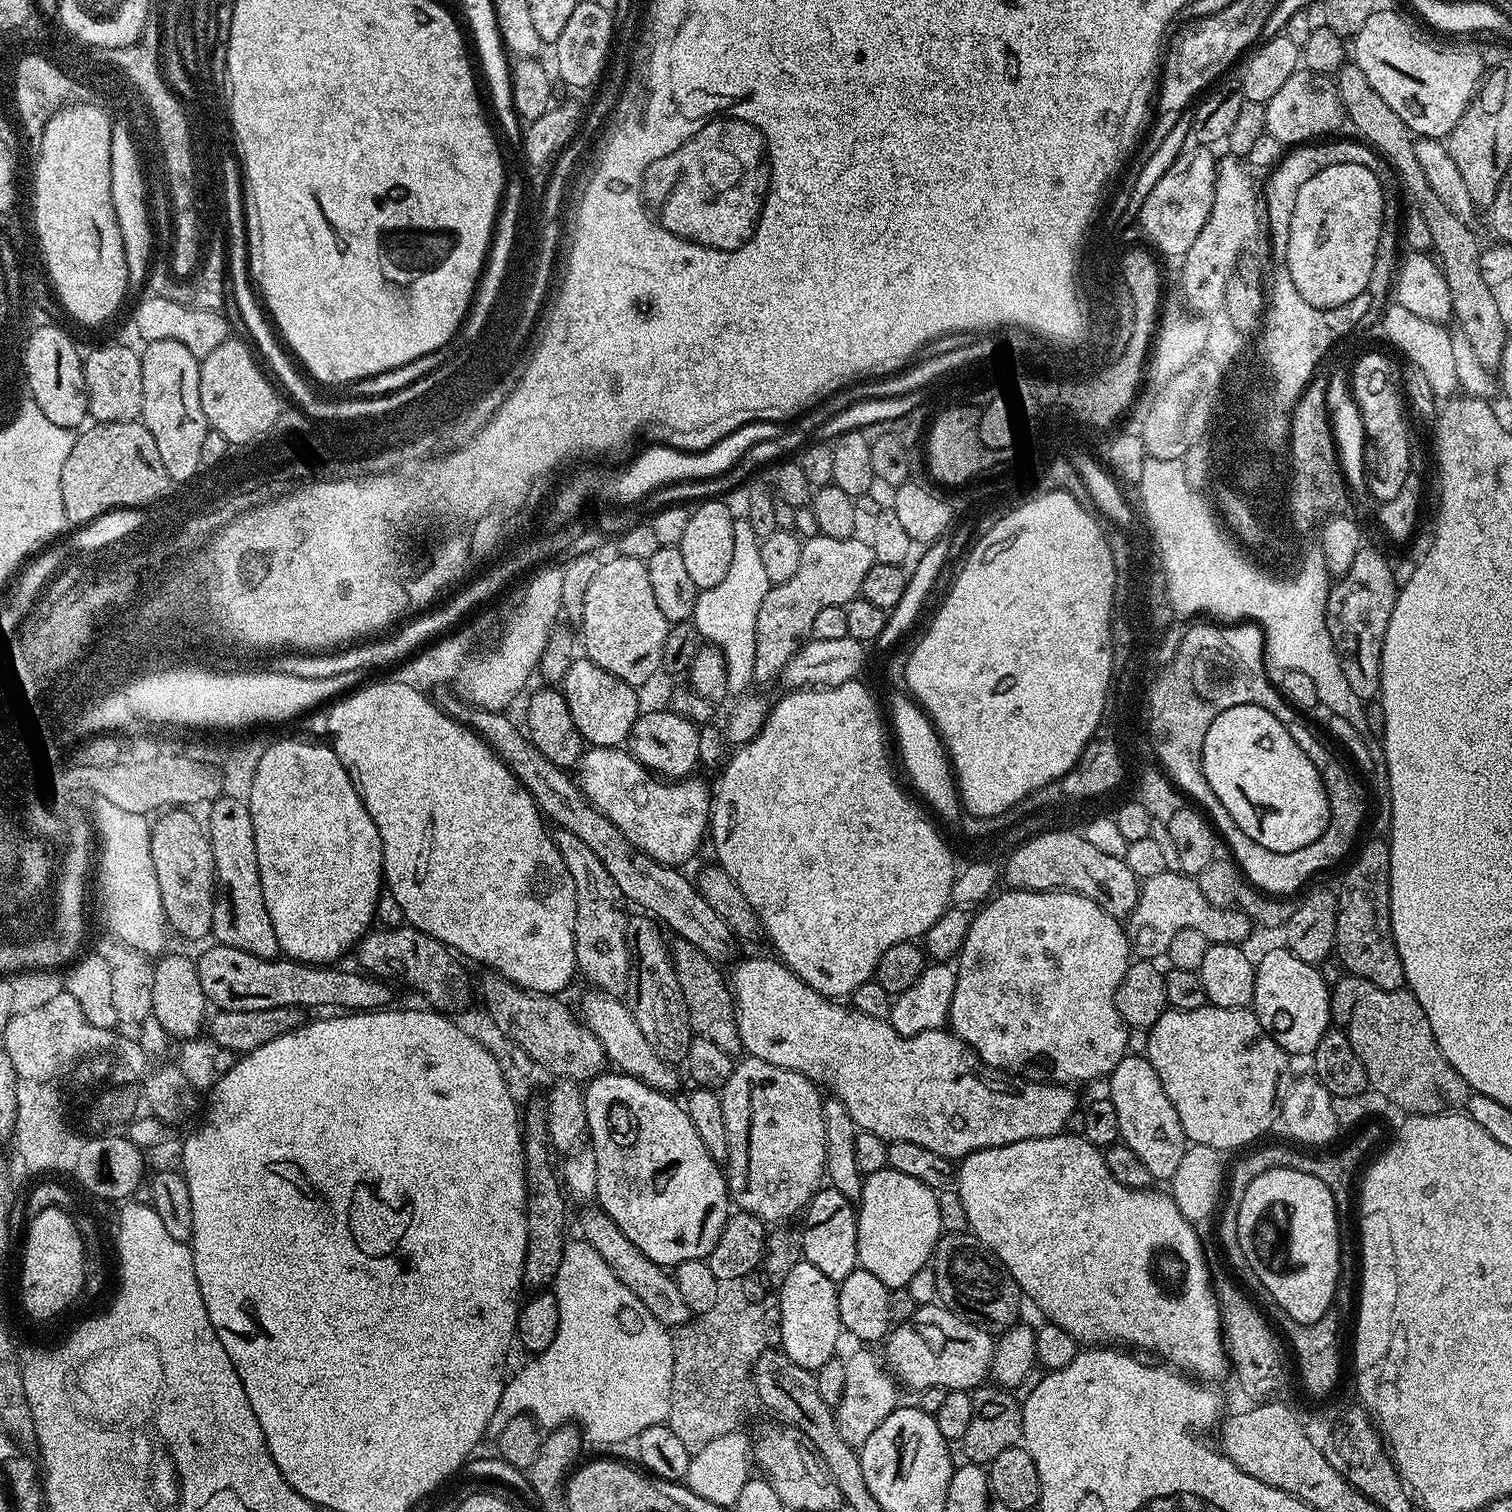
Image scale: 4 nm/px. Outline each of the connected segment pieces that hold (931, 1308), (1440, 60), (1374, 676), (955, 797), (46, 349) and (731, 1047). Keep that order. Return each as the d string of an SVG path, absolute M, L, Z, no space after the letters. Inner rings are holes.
M939 1303L921 1304L911 1318L889 1331L884 1346L883 1359L901 1385L939 1390L975 1390L985 1383L989 1375L994 1336Z
M1377 10L1370 14L1370 18L1366 18L1366 23L1363 24L1362 30L1358 30L1354 37L1354 43L1351 45L1350 52L1354 55L1354 63L1358 66L1358 70L1362 70L1362 74L1366 74L1366 79L1370 81L1370 86L1374 86L1374 90L1378 90L1378 94L1382 94L1386 106L1390 106L1390 110L1394 110L1394 114L1398 114L1398 118L1402 118L1402 122L1408 127L1408 131L1420 138L1447 138L1454 130L1454 126L1458 122L1458 118L1462 118L1462 114L1468 108L1472 97L1476 94L1476 89L1482 83L1482 77L1486 72L1486 65L1484 57L1480 52L1467 52L1464 48L1435 48L1432 44L1427 44L1424 40L1419 40L1418 37L1412 33L1412 28L1399 16L1396 12L1388 12L1389 10Z
M1368 546L1361 547L1360 553L1350 562L1343 576L1328 589L1326 602L1326 626L1346 674L1346 683L1358 698L1368 702L1379 693L1382 646L1386 638L1386 626L1390 626L1390 614L1396 605L1398 580L1380 552Z
M901 692L890 698L890 716L904 768L913 786L937 816L957 823L962 815L962 805L947 748L927 713L907 693Z
M60 326L42 331L32 340L32 347L28 349L28 371L31 373L32 388L36 389L45 412L57 424L73 424L79 429L89 419L88 387L84 381L82 352L76 349L75 342Z
M676 938L671 941L672 965L676 971L676 981L682 986L682 998L690 1018L693 1033L699 1039L714 1042L721 1050L736 1054L741 1051L738 1022L736 1021L736 1001L729 981L720 973L721 965L711 960L698 946Z

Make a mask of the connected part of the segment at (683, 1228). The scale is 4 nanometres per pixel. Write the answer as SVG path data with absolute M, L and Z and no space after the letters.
M619 1070L605 1071L603 1074L595 1076L593 1080L587 1081L584 1098L586 1118L588 1119L587 1135L592 1136L590 1147L598 1158L598 1186L595 1199L598 1201L599 1207L603 1208L606 1214L610 1214L610 1218L614 1218L614 1222L618 1222L618 1230L622 1230L622 1234L626 1234L626 1238L630 1238L630 1242L634 1242L634 1246L638 1246L638 1250L642 1250L642 1254L646 1254L646 1258L650 1258L656 1264L675 1266L682 1262L707 1258L716 1248L716 1243L723 1234L730 1217L728 1181L725 1169L710 1154L710 1150L706 1150L706 1146L702 1146L702 1138L698 1138L698 1130L694 1130L694 1122L688 1116L687 1107L681 1101L679 1104L676 1098L673 1098L669 1093L654 1090L650 1086L646 1086L646 1082L633 1076L625 1076Z

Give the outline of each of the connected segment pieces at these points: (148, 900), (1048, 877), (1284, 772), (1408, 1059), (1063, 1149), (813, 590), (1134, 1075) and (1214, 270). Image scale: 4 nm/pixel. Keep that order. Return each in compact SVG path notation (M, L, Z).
M100 802L94 811L95 831L98 833L98 864L100 873L94 880L100 883L100 916L108 932L119 943L143 954L165 951L166 919L158 878L155 877L151 857L150 820L139 816L136 810L119 808L111 802Z
M1051 830L1020 844L1012 852L1008 865L1002 868L1002 876L1008 879L1007 887L1026 888L1029 892L1051 892L1064 889L1077 892L1102 906L1106 914L1117 918L1126 918L1134 910L1140 897L1141 881L1126 866L1122 856L1102 854L1095 846L1090 846L1082 834L1064 836L1060 840L1060 832Z
M1238 705L1218 714L1206 732L1201 762L1206 782L1218 794L1218 802L1226 806L1226 814L1258 846L1290 854L1318 842L1328 828L1330 810L1322 778L1314 770L1314 762L1290 738L1290 730L1270 710Z
M1346 974L1337 984L1331 985L1330 999L1331 1023L1344 1033L1350 1046L1354 1046L1354 1054L1358 1054L1366 1070L1369 1085L1379 1095L1389 1100L1397 1100L1397 1106L1404 1108L1408 1114L1447 1114L1467 1105L1470 1095L1468 1083L1442 1054L1434 1038L1434 1030L1430 1030L1430 1018L1426 1018L1426 1010L1422 1010L1418 998L1414 998L1412 992L1382 990L1362 978Z
M1061 1134L1014 1142L981 1152L971 1152L958 1164L958 1191L962 1206L966 1206L966 1218L971 1235L977 1236L983 1244L1002 1262L1002 1266L1014 1278L1021 1293L1040 1307L1045 1321L1062 1326L1080 1346L1123 1346L1128 1350L1145 1348L1157 1352L1165 1365L1183 1370L1200 1382L1216 1382L1229 1371L1230 1365L1224 1351L1224 1338L1220 1327L1220 1308L1216 1304L1213 1277L1208 1277L1208 1264L1204 1261L1204 1248L1196 1237L1193 1221L1188 1220L1173 1202L1167 1191L1152 1192L1151 1187L1127 1188L1110 1174L1101 1149L1095 1148L1081 1136Z
M817 535L802 543L802 562L790 582L773 584L766 598L762 598L762 610L758 610L756 627L756 653L754 654L753 681L768 684L783 673L797 650L812 635L814 618L826 606L846 605L857 599L862 590L870 566L876 563L872 545L867 539L830 538Z
M1126 1054L1107 1077L1107 1084L1107 1099L1112 1100L1114 1110L1118 1110L1120 1140L1130 1146L1138 1158L1142 1158L1153 1181L1171 1181L1174 1170L1178 1170L1178 1162L1182 1162L1186 1141L1182 1122L1178 1122L1178 1113L1174 1111L1174 1106L1170 1106L1170 1098L1166 1098L1166 1090L1162 1090L1162 1082L1158 1082L1158 1074L1147 1055Z
M1221 159L1216 170L1212 209L1208 211L1206 226L1202 226L1202 234L1194 238L1194 246L1190 246L1182 258L1180 288L1188 299L1187 307L1193 313L1209 313L1222 306L1227 282L1237 271L1240 255L1249 251L1253 243L1252 232L1256 232L1262 223L1261 209L1256 209L1258 184L1256 188L1252 181L1253 173L1239 159L1227 159Z

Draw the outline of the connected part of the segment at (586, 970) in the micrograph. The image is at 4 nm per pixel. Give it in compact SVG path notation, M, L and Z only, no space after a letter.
M557 827L552 832L552 840L558 846L558 854L562 854L566 862L566 870L570 870L570 878L574 878L574 950L579 975L584 975L592 983L589 985L597 989L613 994L619 993L619 988L629 987L630 973L633 969L626 938L629 913L624 912L626 901L622 890L618 890L618 882L610 878L610 870L602 866L598 854L594 854L594 850L590 850L590 846L586 846L586 842L578 838L578 834L570 834L570 830Z

